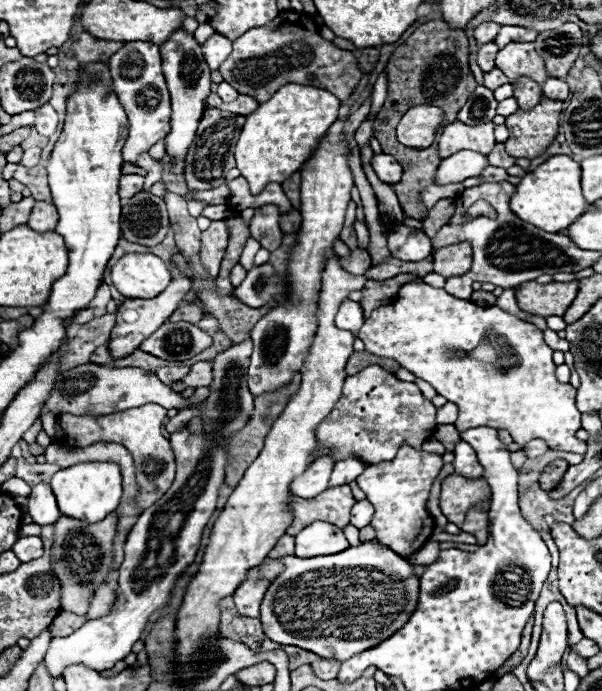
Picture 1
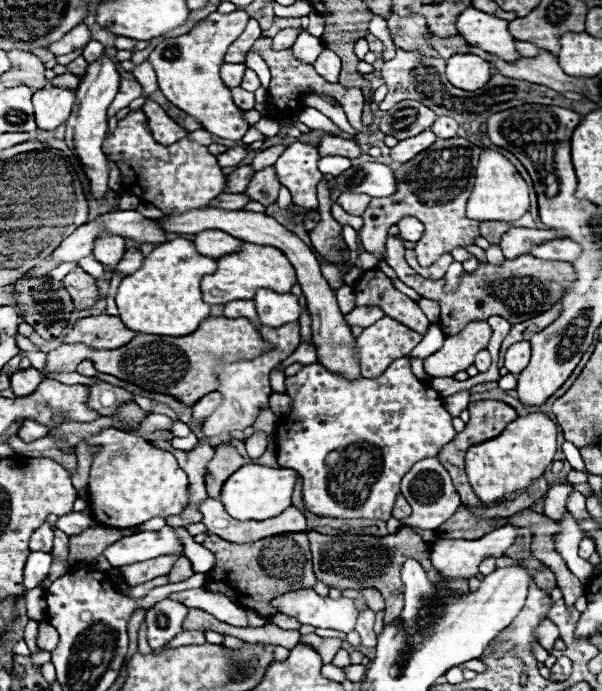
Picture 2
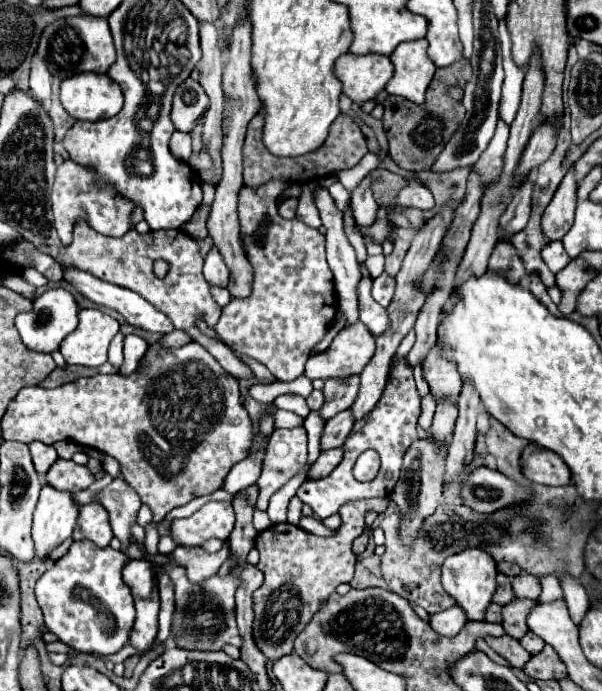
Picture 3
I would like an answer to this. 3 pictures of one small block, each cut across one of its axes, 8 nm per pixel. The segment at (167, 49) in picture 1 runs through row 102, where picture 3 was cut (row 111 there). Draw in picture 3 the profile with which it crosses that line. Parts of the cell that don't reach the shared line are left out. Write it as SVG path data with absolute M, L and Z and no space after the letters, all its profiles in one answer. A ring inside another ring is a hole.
M188 78L174 92L172 122L176 130L190 132L208 110L208 96L198 82Z

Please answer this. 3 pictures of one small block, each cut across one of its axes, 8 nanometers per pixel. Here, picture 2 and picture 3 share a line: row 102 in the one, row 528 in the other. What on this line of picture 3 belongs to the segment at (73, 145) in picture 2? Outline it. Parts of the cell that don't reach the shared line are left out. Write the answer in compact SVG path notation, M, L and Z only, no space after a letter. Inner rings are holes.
M96 502L80 506L80 514L78 514L72 538L74 540L92 540L100 548L108 546L112 540L112 528L110 528L108 512L104 510L104 506L96 504Z

